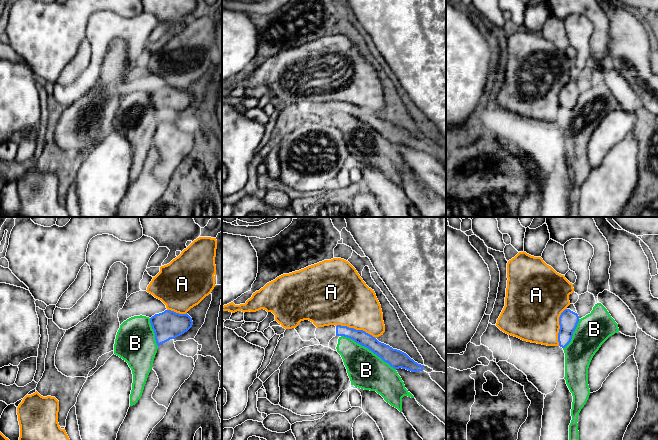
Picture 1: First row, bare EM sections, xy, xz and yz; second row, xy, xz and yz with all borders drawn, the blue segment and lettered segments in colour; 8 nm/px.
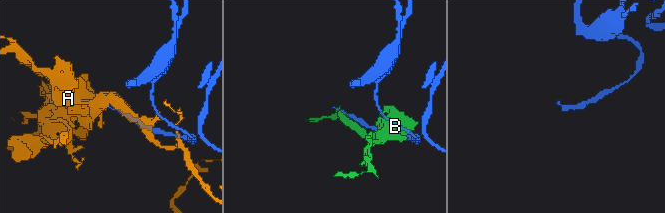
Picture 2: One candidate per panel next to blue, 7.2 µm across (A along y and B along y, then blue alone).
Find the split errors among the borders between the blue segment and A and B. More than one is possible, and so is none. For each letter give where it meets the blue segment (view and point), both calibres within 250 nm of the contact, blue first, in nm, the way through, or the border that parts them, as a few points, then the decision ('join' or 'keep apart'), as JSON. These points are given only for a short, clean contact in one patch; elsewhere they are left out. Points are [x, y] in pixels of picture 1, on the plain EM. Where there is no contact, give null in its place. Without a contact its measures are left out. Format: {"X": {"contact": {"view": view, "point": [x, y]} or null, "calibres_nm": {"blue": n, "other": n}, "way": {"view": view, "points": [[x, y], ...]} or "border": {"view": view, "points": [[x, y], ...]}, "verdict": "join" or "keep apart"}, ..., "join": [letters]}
{"A": {"contact": {"view": "xz", "point": [355, 105]}, "calibres_nm": {"blue": 110, "other": 400}, "verdict": "keep apart"}, "B": {"contact": {"view": "xz", "point": [368, 124]}, "calibres_nm": {"blue": 150, "other": 300}, "verdict": "keep apart"}, "join": []}

